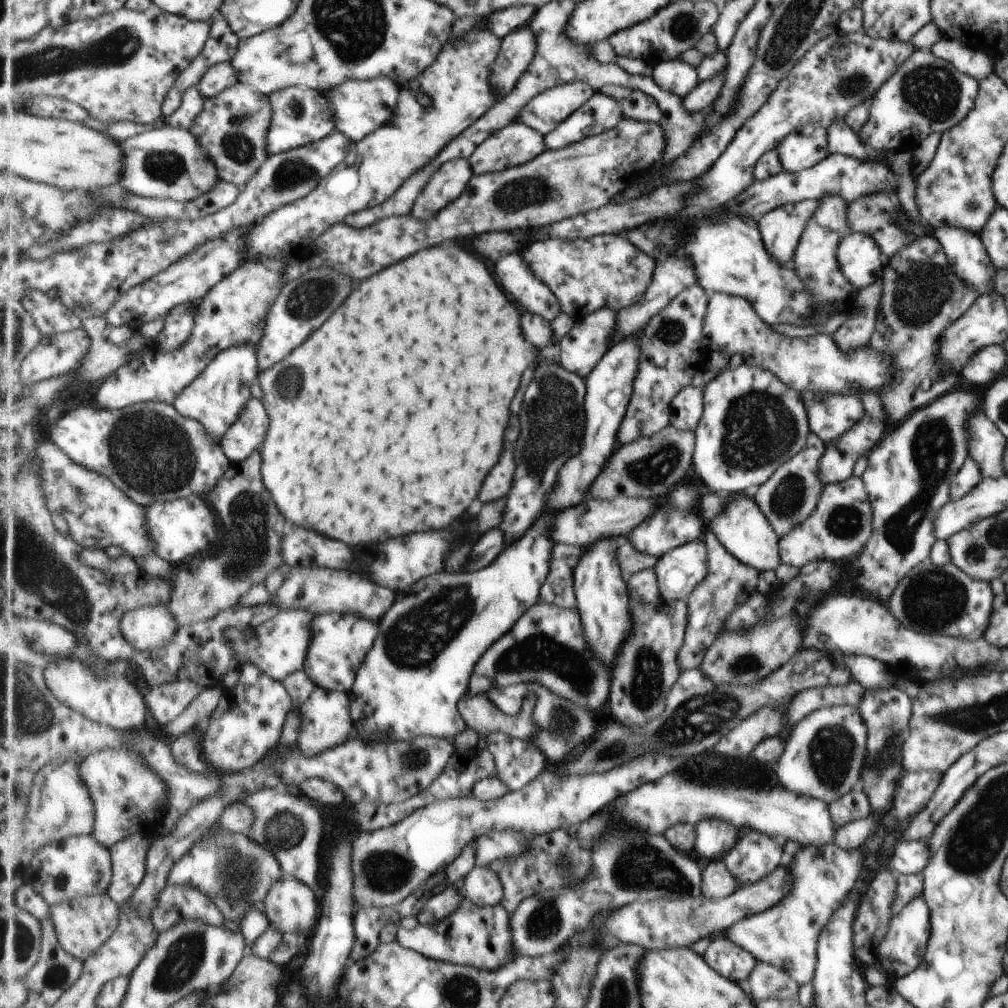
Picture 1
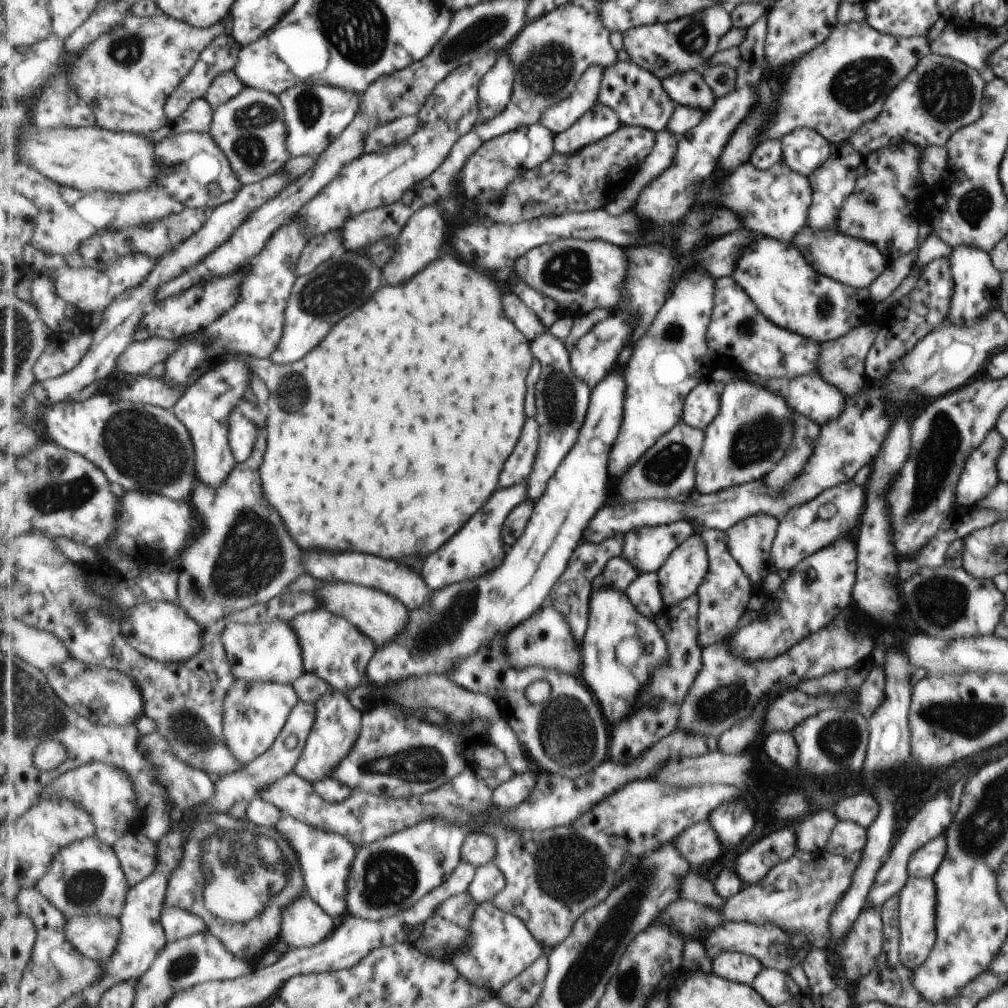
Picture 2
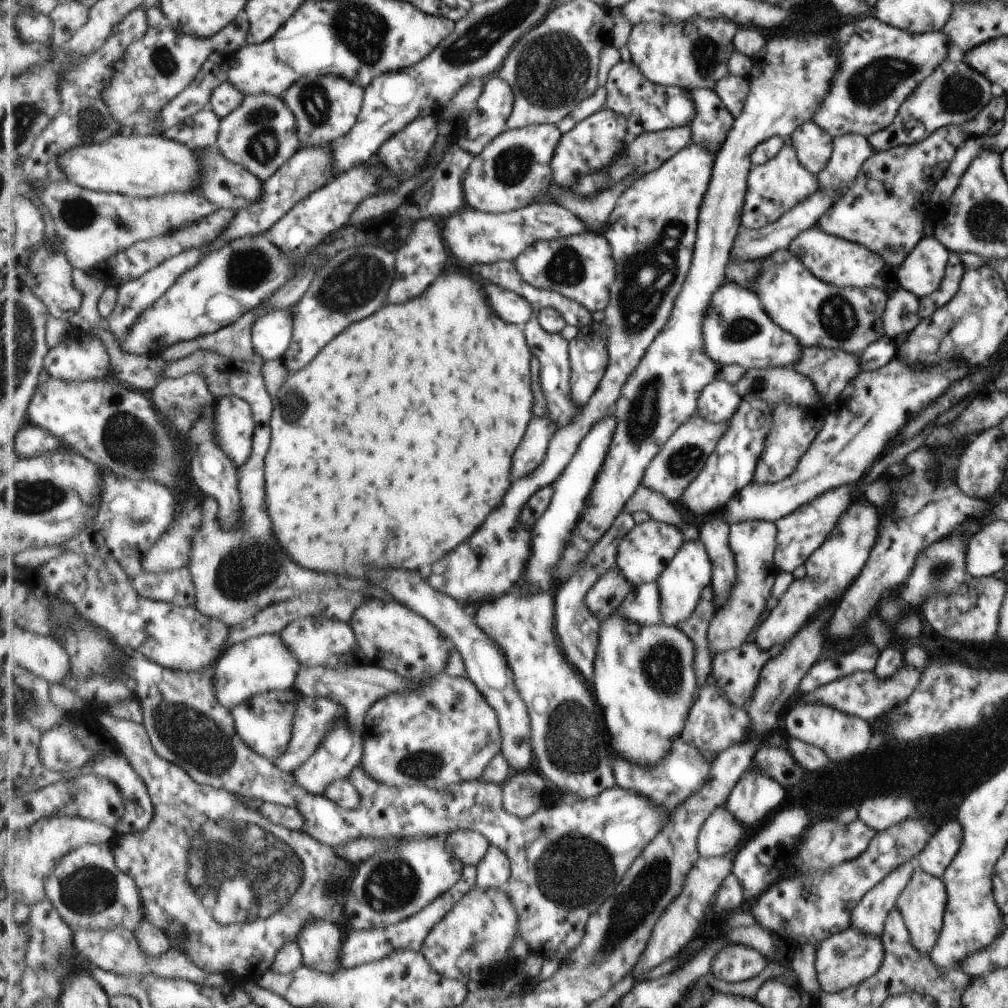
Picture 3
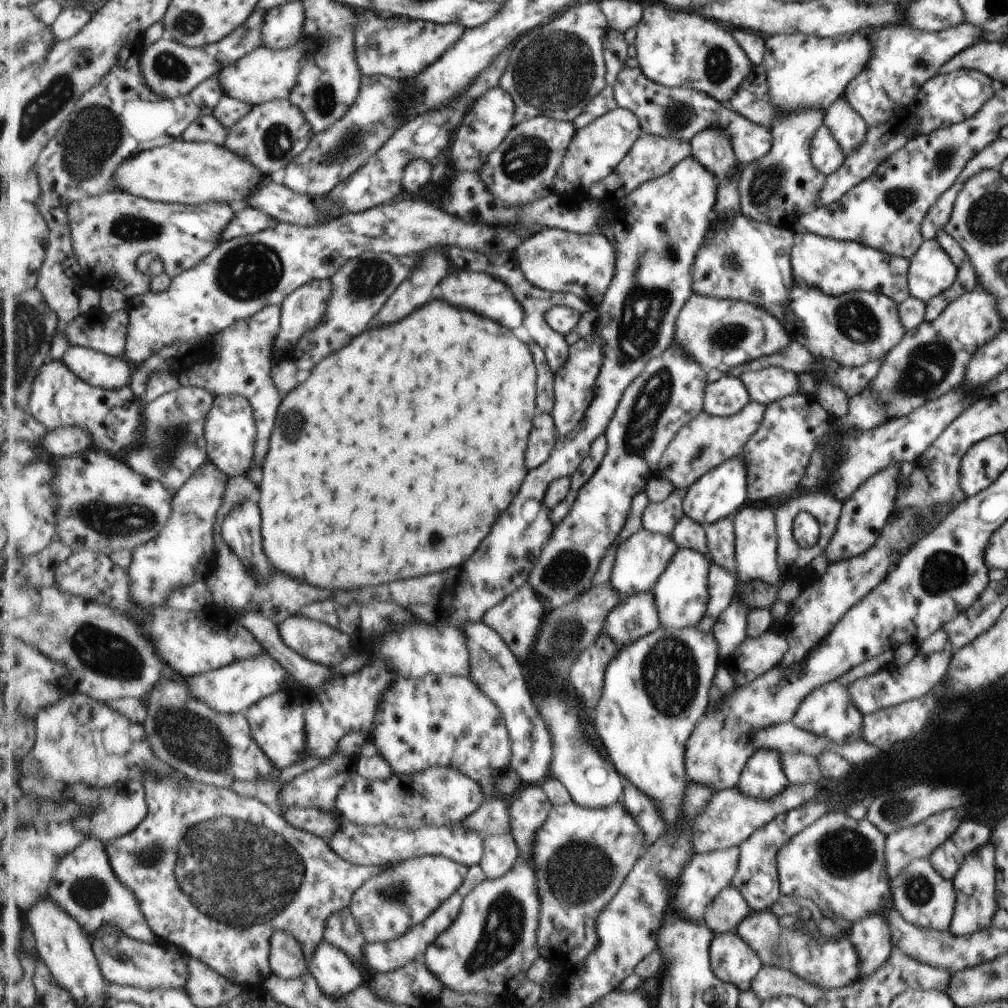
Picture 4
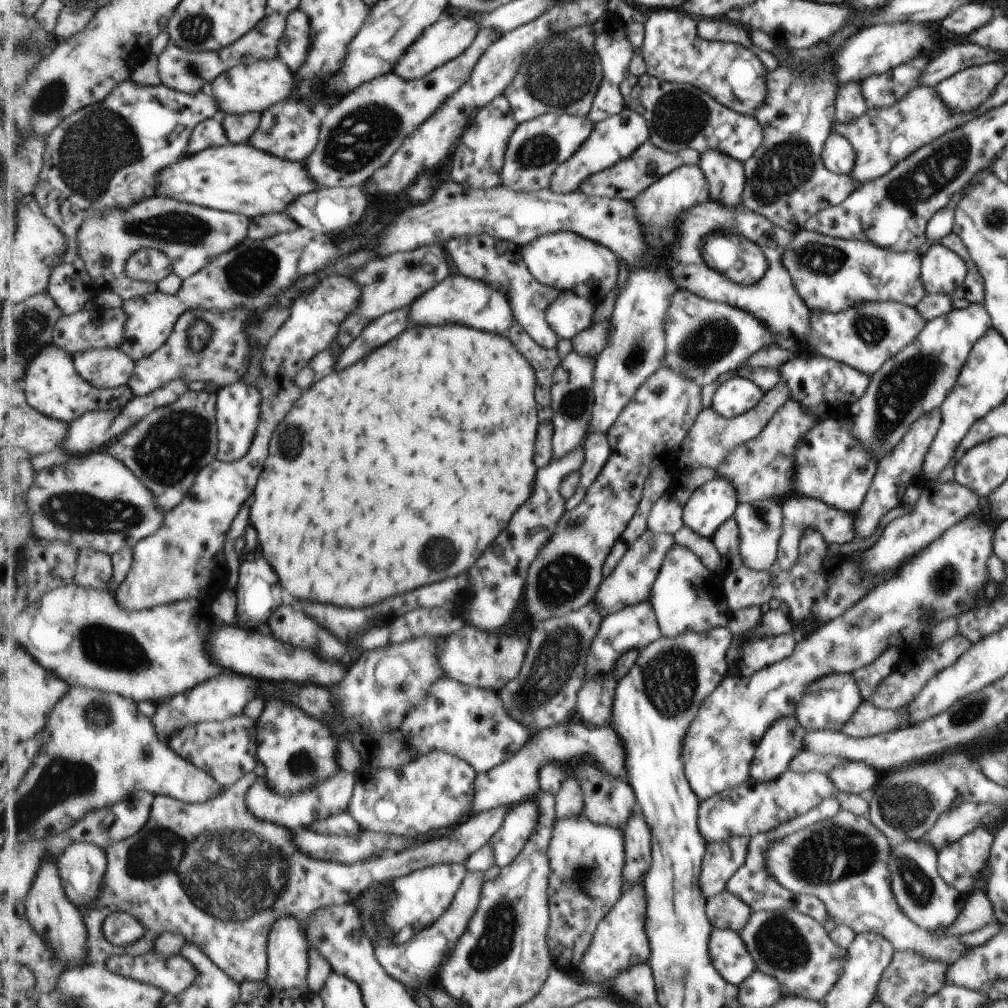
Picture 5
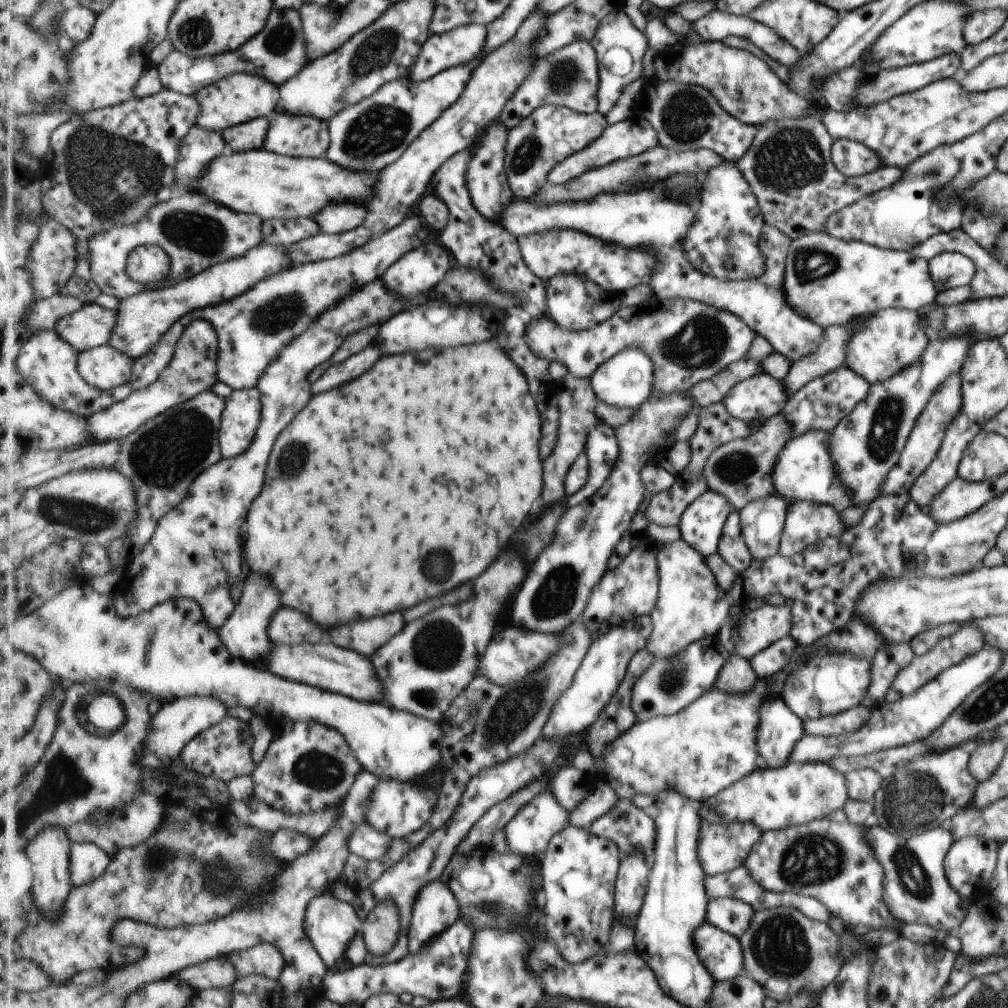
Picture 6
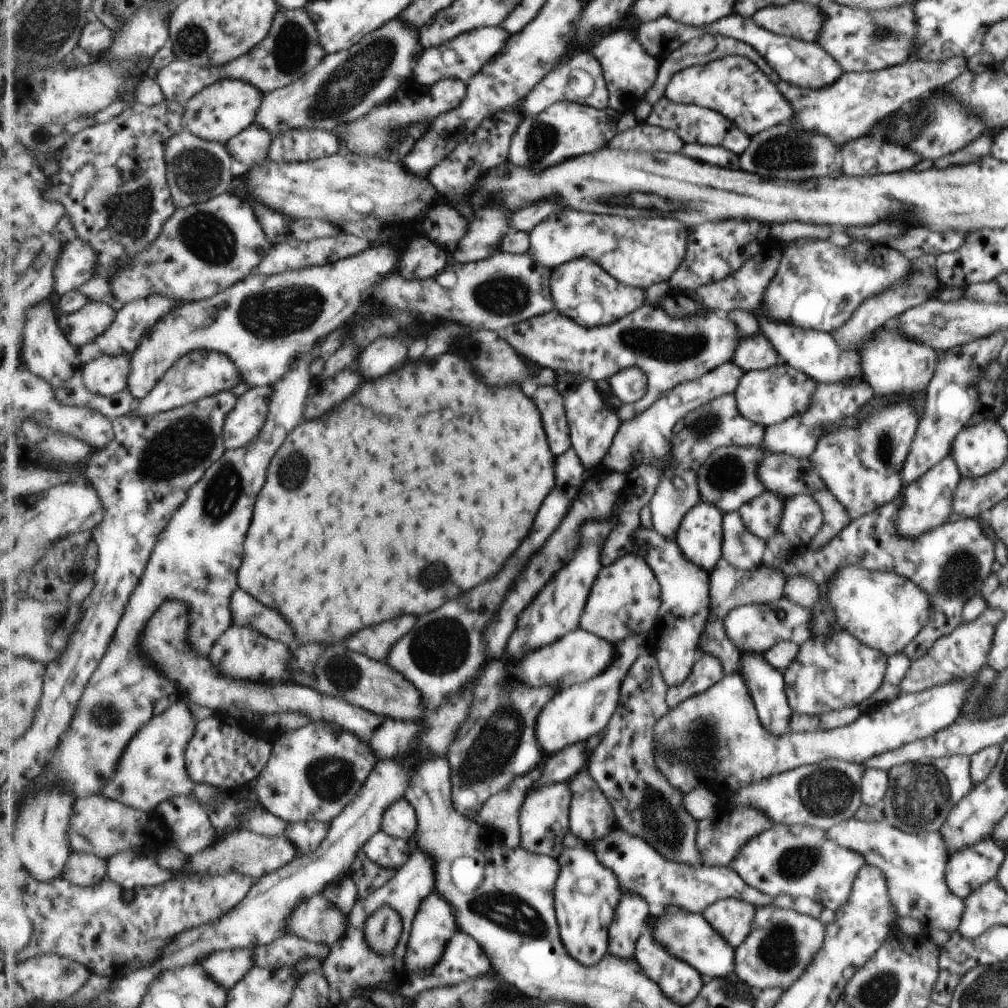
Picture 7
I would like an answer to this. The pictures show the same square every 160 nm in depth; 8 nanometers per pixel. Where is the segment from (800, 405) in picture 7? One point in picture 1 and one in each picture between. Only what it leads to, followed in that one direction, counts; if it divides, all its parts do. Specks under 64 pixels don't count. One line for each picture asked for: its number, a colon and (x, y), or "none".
1: (687, 407)
2: (702, 404)
3: (718, 401)
4: (724, 395)
5: (737, 395)
6: (759, 397)

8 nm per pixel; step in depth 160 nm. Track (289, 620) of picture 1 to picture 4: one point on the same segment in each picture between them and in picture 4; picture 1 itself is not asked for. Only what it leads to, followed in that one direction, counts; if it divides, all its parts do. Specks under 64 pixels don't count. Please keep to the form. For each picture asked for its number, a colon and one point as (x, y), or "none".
2: (272, 652)
3: (264, 664)
4: (233, 689)

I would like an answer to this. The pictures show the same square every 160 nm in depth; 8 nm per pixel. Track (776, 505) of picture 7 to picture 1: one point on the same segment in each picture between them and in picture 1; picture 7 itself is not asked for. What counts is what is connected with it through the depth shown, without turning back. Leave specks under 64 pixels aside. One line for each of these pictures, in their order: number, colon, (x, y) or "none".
1: (742, 528)
2: (750, 541)
3: (752, 542)
4: (754, 531)
5: (759, 523)
6: (761, 522)

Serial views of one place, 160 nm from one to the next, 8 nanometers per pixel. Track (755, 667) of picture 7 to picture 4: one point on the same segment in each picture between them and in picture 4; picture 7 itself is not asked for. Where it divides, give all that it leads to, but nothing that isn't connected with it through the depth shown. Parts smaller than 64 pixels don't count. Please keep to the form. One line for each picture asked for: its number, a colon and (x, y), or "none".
4: (763, 777)
5: (783, 740)
6: (779, 728)

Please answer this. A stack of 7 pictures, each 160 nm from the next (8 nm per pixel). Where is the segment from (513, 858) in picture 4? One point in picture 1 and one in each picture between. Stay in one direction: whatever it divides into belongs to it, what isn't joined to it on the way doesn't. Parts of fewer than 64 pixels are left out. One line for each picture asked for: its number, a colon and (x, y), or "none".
1: (483, 886)
2: (490, 880)
3: (494, 871)

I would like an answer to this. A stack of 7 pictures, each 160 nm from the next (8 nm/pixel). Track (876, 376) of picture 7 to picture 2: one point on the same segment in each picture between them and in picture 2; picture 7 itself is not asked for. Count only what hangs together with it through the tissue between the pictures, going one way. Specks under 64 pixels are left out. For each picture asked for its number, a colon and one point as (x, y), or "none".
2: (785, 288)
3: (818, 314)
4: (852, 329)
5: (863, 337)
6: (892, 339)

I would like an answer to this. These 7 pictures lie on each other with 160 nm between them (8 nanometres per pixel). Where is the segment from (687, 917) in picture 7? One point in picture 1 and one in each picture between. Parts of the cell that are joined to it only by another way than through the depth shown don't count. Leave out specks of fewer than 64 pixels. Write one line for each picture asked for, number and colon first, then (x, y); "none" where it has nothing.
1: (733, 962)
2: (738, 967)
3: (733, 963)
4: (734, 962)
5: (729, 954)
6: (721, 954)

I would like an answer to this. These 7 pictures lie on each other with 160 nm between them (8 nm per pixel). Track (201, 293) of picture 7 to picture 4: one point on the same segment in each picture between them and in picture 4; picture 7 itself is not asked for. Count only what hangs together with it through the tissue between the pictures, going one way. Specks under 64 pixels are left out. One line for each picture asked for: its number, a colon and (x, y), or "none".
4: (110, 232)
5: (192, 236)
6: (197, 233)

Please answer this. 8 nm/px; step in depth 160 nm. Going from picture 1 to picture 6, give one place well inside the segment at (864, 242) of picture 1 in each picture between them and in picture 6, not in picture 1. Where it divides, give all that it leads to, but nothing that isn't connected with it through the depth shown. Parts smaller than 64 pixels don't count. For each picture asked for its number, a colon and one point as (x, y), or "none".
2: (853, 262)
3: (838, 262)
4: (834, 267)
5: (830, 275)
6: (830, 282)

